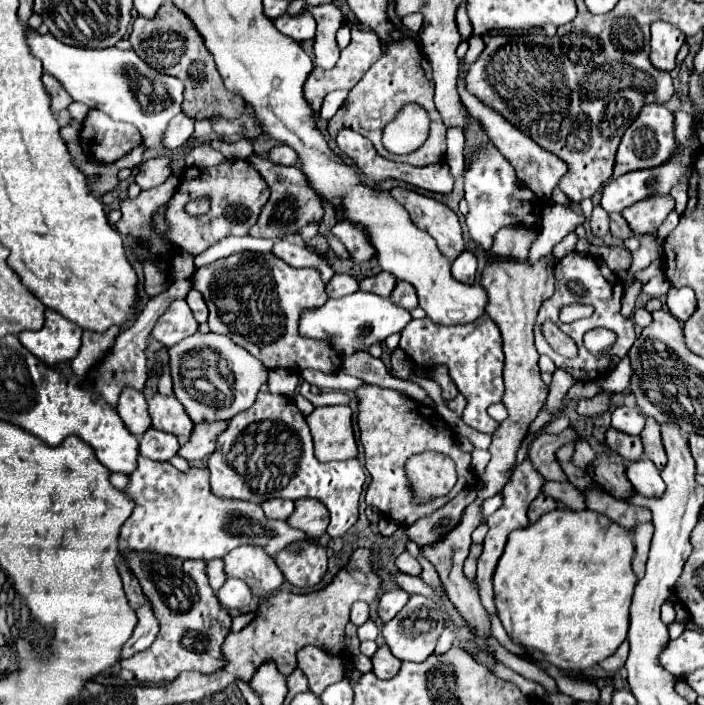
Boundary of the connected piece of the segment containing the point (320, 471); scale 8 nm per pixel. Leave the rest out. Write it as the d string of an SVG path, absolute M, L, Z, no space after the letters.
M260 391L256 397L256 403L248 411L236 415L236 419L230 419L226 431L218 435L216 451L208 459L208 469L210 469L212 493L224 499L242 499L242 501L254 501L254 503L262 503L268 497L282 497L290 501L296 501L302 497L318 499L330 511L330 525L326 529L330 537L342 537L358 521L358 499L366 479L358 459L320 463L312 451L312 437L310 437L306 419L302 417L294 401L284 395Z

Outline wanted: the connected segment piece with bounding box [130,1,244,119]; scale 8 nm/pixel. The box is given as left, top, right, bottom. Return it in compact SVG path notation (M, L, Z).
M166 1L158 9L154 19L138 17L134 21L130 43L132 43L132 49L136 51L136 55L144 63L184 81L186 91L184 91L184 107L182 109L188 117L210 119L210 117L222 115L226 119L236 119L238 115L242 115L244 99L240 99L238 93L232 93L226 89L220 73L216 71L214 57L206 49L194 23L184 15L184 11L174 7L170 1Z

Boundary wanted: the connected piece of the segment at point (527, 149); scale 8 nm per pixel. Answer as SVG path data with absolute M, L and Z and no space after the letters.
M464 87L458 89L464 105L468 107L470 115L480 123L480 127L484 129L484 133L488 135L488 139L492 141L492 145L508 159L508 163L514 167L516 177L528 187L532 189L540 201L548 201L552 189L556 187L556 183L560 181L560 177L564 175L564 171L568 169L568 165L564 161L560 161L556 155L552 155L550 151L544 151L536 141L532 141L528 135L524 135L520 129L516 129L510 121L506 121L498 111L492 113L492 107L480 103L474 95L470 95Z

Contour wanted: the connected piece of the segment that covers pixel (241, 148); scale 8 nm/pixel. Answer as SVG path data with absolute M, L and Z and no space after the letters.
M218 139L211 141L211 147L220 151L226 159L248 159L253 153L253 147L250 140L241 139L235 143L227 144Z

